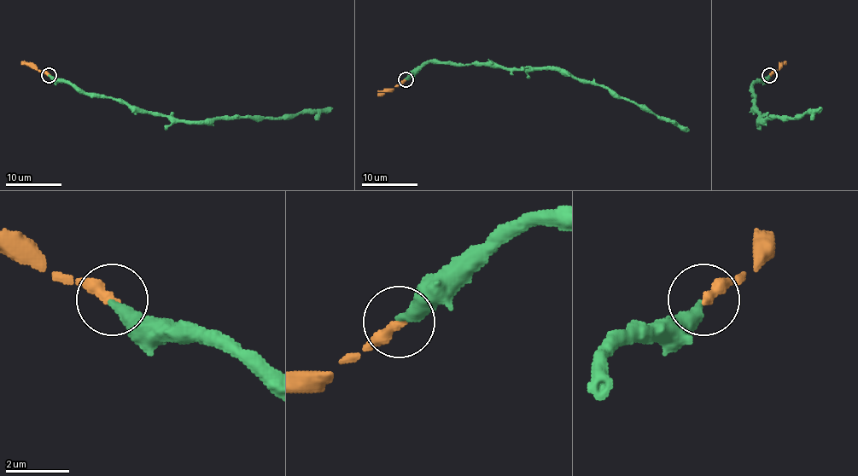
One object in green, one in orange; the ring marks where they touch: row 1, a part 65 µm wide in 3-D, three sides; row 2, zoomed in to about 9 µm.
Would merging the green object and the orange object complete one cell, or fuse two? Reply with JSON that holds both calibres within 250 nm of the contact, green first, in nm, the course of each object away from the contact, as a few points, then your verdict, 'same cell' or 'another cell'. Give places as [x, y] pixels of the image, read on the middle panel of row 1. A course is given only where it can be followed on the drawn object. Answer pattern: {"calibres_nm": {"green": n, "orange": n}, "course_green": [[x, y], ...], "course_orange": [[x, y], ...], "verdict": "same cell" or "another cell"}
{"calibres_nm": {"green": 380, "orange": 360}, "course_green": [[405, 78], [430, 61], [563, 68], [689, 130]], "course_orange": [[405, 79], [393, 88], [380, 91], [380, 94], [383, 94]], "verdict": "same cell"}

